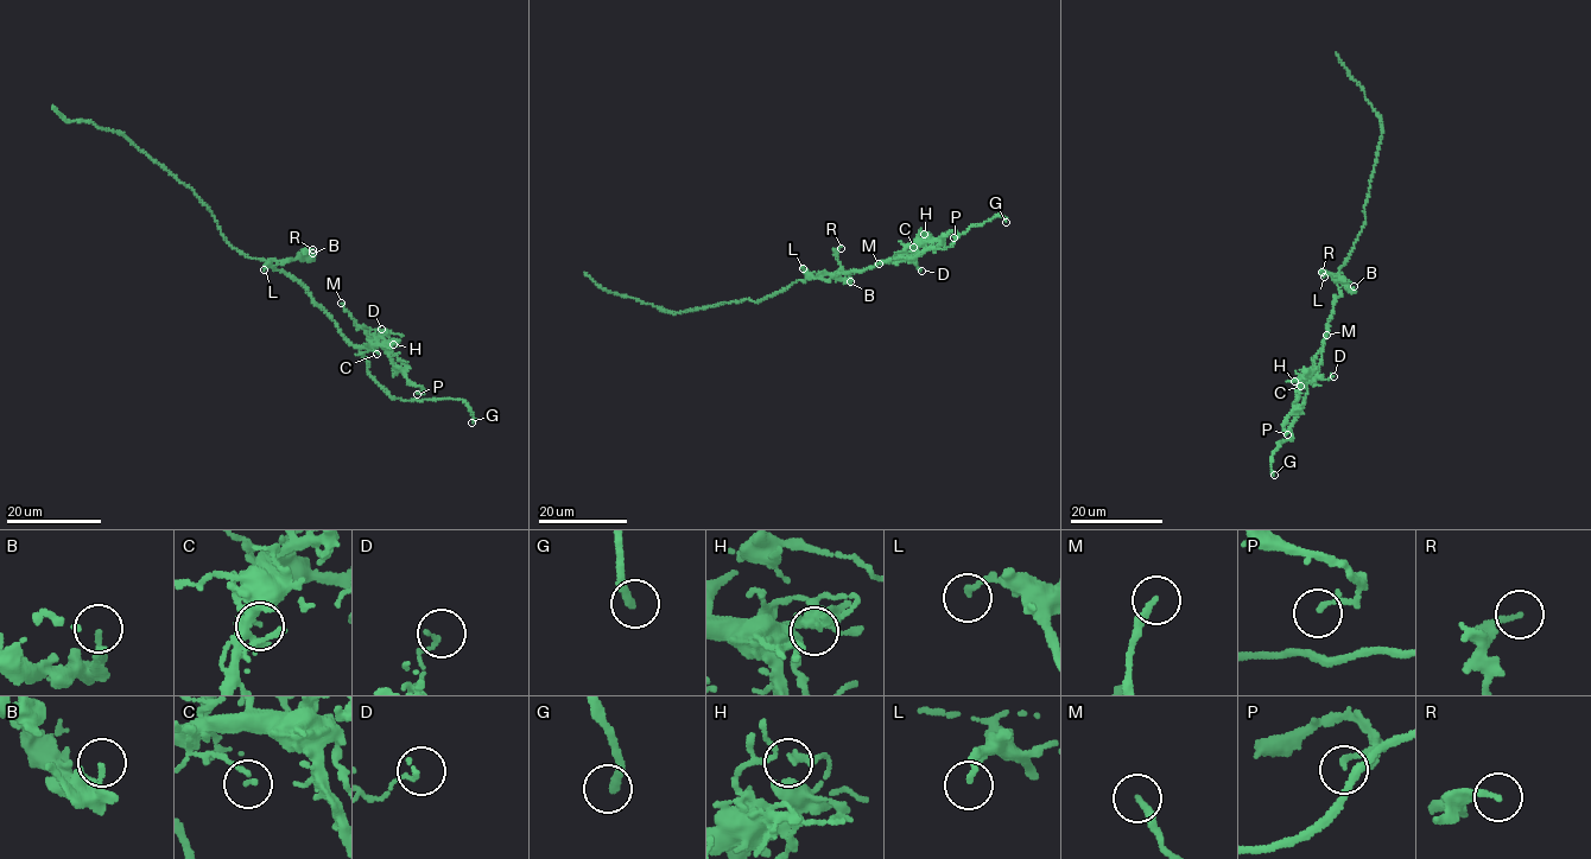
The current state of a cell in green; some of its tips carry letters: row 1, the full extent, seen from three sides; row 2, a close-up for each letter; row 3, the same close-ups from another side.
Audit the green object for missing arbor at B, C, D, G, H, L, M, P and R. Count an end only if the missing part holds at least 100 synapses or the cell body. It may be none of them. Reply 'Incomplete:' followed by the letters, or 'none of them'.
Incomplete: G

